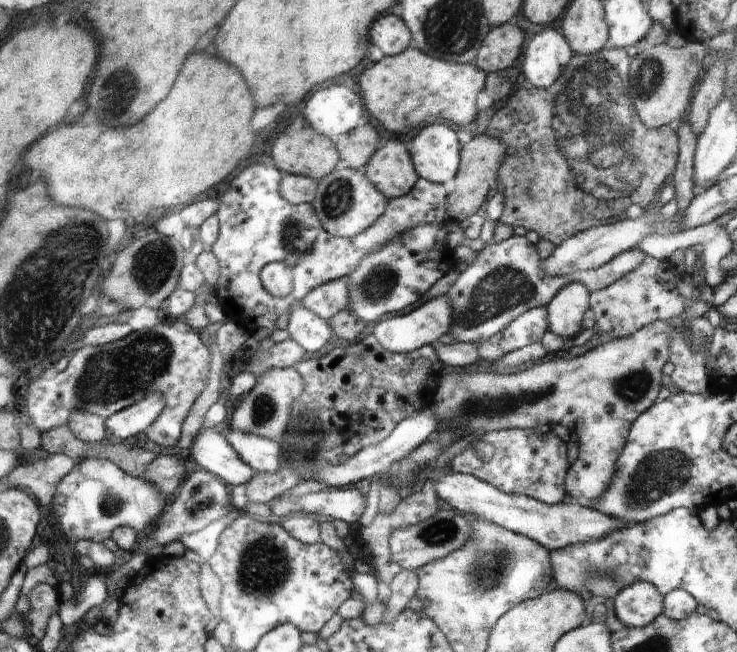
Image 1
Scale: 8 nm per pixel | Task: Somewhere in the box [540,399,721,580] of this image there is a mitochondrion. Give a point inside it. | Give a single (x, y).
(658, 475)

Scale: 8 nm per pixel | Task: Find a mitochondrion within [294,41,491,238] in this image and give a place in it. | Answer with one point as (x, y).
(338, 201)

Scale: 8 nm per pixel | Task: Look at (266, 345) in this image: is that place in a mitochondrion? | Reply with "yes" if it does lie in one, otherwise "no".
no

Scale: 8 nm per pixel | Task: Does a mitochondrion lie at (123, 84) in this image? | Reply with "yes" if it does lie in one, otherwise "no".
yes

